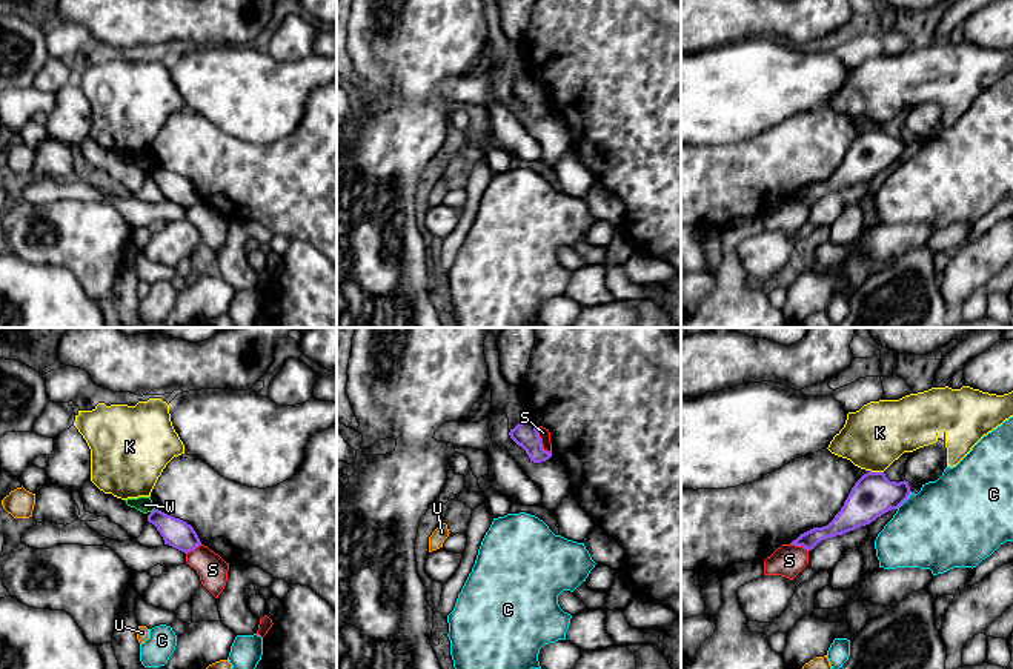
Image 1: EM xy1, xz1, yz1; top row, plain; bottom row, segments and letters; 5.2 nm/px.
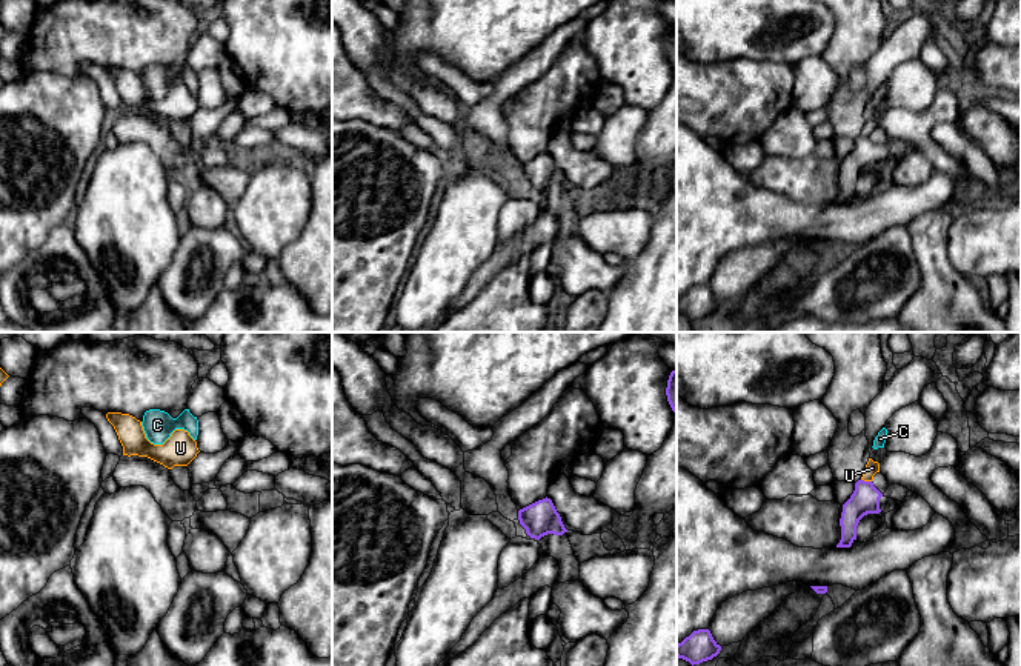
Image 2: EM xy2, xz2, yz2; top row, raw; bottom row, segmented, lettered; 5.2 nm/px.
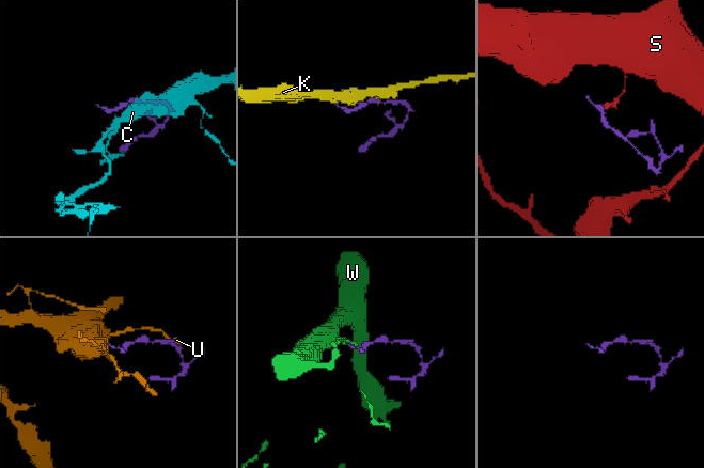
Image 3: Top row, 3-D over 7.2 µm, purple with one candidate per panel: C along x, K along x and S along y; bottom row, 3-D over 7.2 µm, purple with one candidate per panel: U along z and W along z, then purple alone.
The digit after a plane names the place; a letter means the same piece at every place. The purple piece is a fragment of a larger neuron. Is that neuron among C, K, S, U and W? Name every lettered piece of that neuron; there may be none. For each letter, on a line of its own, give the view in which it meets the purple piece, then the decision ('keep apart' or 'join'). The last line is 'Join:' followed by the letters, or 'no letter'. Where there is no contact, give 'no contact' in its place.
C: yz1 | keep apart
K: yz1 | keep apart
S: xz1 | keep apart
U: yz2 | keep apart
W: xy1 | keep apart
Join: no letter

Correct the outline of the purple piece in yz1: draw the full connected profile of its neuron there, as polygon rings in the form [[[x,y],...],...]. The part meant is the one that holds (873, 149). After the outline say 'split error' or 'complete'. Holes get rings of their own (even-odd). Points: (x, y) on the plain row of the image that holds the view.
[[[869,126],[855,138],[844,161],[827,181],[804,188],[790,200],[812,206],[825,194],[870,180],[882,169],[898,165],[910,148],[908,137],[890,137],[884,128]]] | complete

